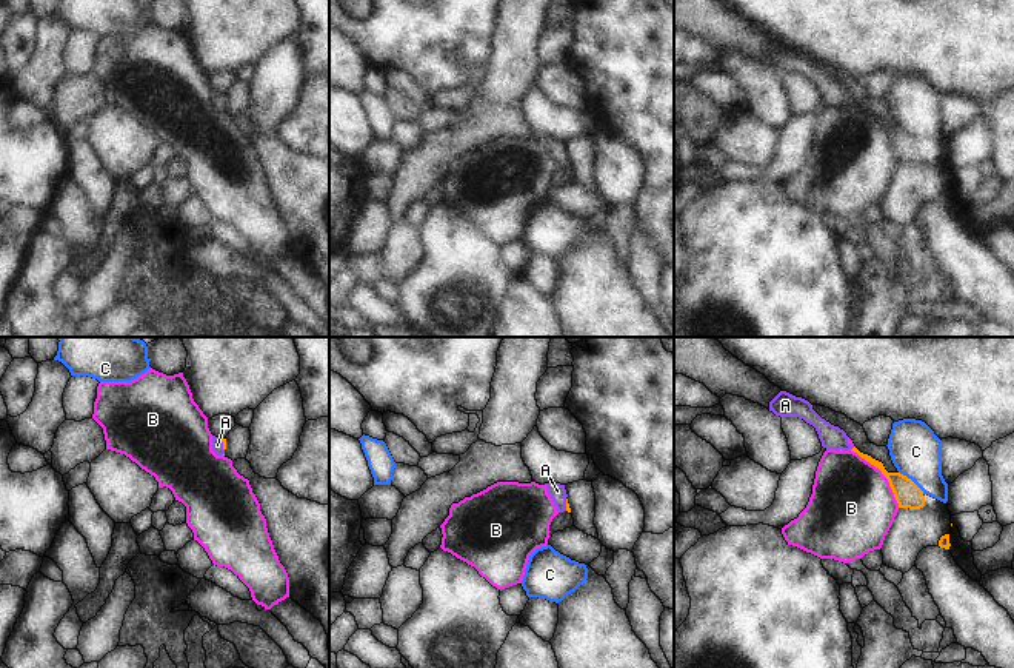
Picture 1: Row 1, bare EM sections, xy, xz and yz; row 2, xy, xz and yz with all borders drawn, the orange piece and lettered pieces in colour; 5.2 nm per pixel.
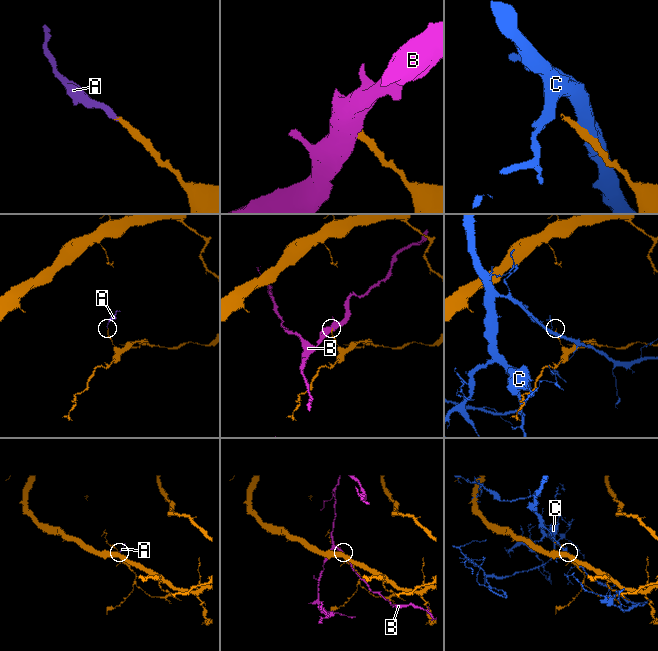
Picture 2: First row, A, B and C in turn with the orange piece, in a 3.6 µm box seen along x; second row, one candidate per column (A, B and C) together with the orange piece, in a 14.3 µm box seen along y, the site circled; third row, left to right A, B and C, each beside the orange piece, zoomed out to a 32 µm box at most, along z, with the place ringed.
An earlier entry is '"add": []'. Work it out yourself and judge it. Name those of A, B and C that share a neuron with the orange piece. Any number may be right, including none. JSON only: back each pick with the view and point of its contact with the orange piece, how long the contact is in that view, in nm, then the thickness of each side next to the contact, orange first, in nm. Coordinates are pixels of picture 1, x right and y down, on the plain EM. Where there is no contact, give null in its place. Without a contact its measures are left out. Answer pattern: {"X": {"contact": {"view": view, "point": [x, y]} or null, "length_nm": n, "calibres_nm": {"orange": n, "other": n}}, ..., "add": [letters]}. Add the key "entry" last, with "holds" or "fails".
{"A": {"contact": {"view": "yz", "point": [853, 103]}, "length_nm": 40, "calibres_nm": {"orange": 50, "other": 120}}, "add": ["A"], "entry": "fails"}

